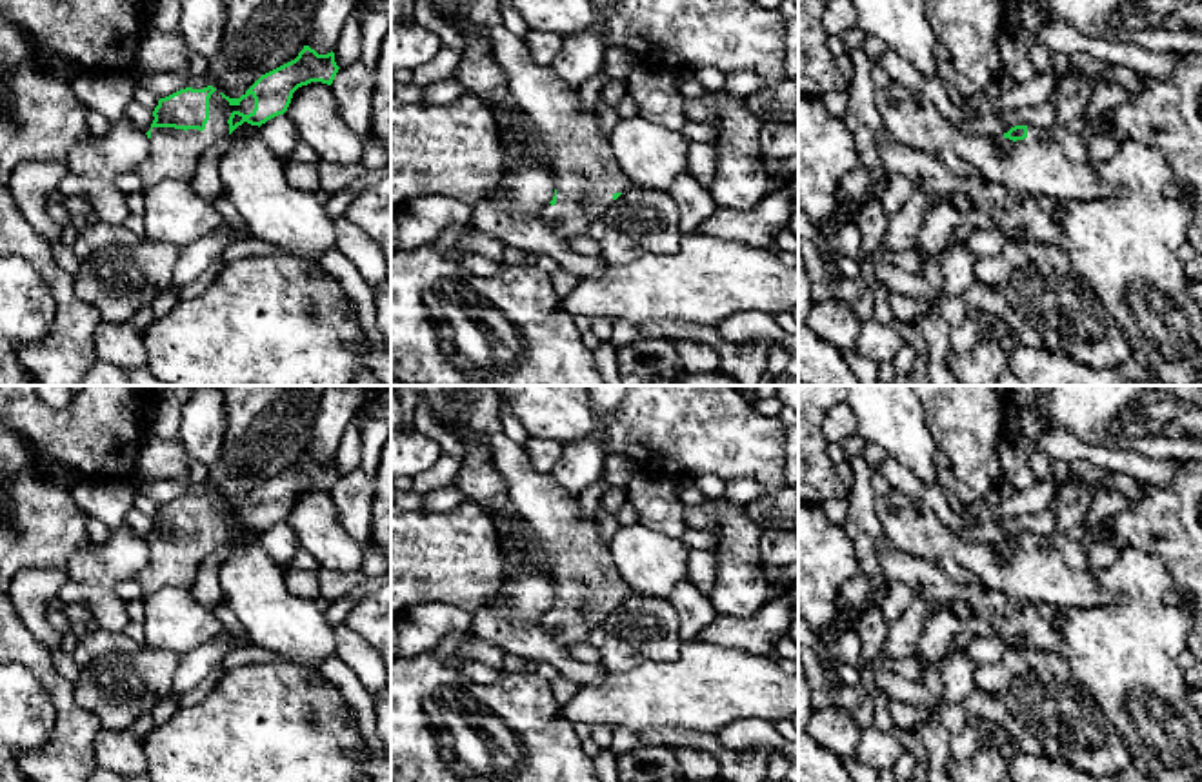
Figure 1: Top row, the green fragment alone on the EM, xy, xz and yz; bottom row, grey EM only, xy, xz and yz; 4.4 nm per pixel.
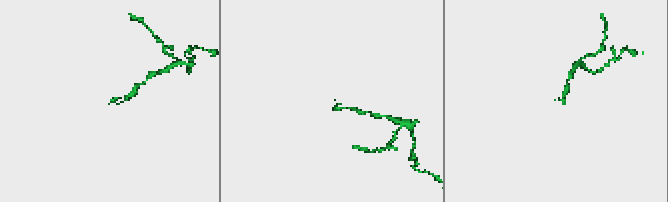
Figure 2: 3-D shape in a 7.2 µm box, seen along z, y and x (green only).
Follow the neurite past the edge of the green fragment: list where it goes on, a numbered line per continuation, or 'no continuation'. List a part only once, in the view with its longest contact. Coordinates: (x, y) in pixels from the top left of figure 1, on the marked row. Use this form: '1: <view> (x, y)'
1: xy (173, 153)

